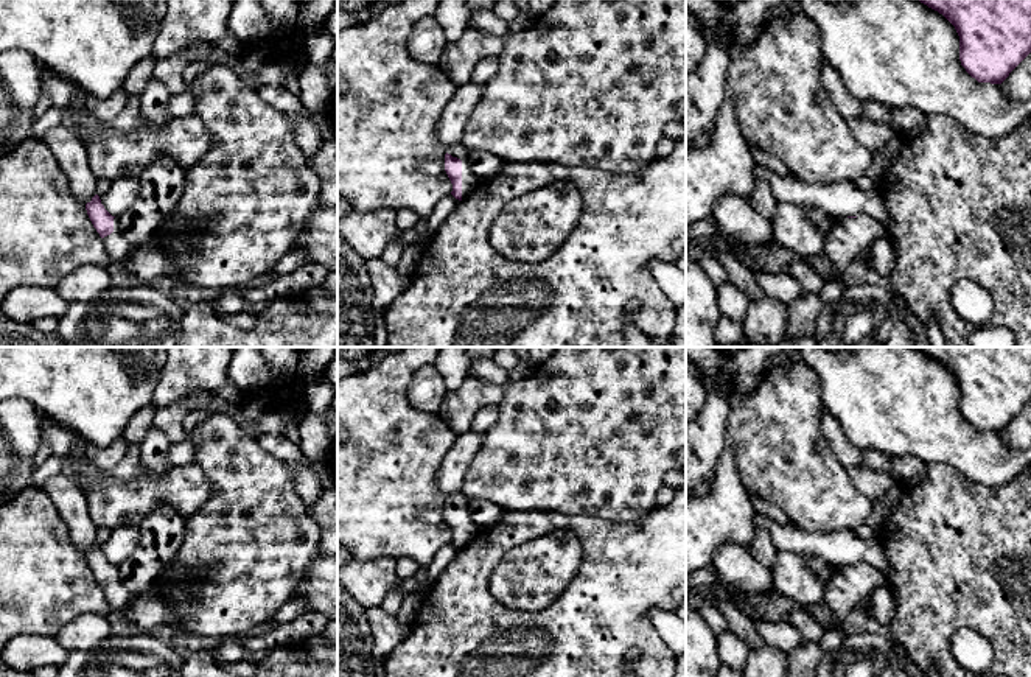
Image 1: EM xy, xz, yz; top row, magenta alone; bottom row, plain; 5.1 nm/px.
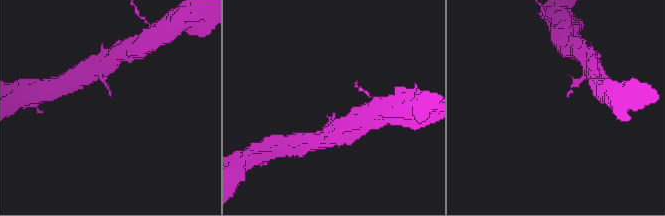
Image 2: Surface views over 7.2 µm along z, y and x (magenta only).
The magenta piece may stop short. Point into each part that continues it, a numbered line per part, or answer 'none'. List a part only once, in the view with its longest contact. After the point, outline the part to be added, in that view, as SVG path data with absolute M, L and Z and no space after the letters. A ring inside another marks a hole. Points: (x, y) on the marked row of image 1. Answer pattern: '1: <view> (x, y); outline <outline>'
1: xz (470, 181); outline M457 143L446 148L446 153L462 160L462 199L463 199L470 193L473 193L481 182L481 179L473 173L471 165L468 162L468 156L471 151L467 149L462 143Z

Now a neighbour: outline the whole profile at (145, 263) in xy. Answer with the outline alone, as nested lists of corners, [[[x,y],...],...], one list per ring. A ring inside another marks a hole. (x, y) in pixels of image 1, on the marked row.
[[[145,244],[134,247],[123,266],[145,283],[162,277],[170,279],[174,271],[173,263],[162,252]]]

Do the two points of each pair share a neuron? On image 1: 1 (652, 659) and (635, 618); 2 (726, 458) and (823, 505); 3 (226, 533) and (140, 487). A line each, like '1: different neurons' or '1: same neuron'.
1: same neuron
2: different neurons
3: different neurons

